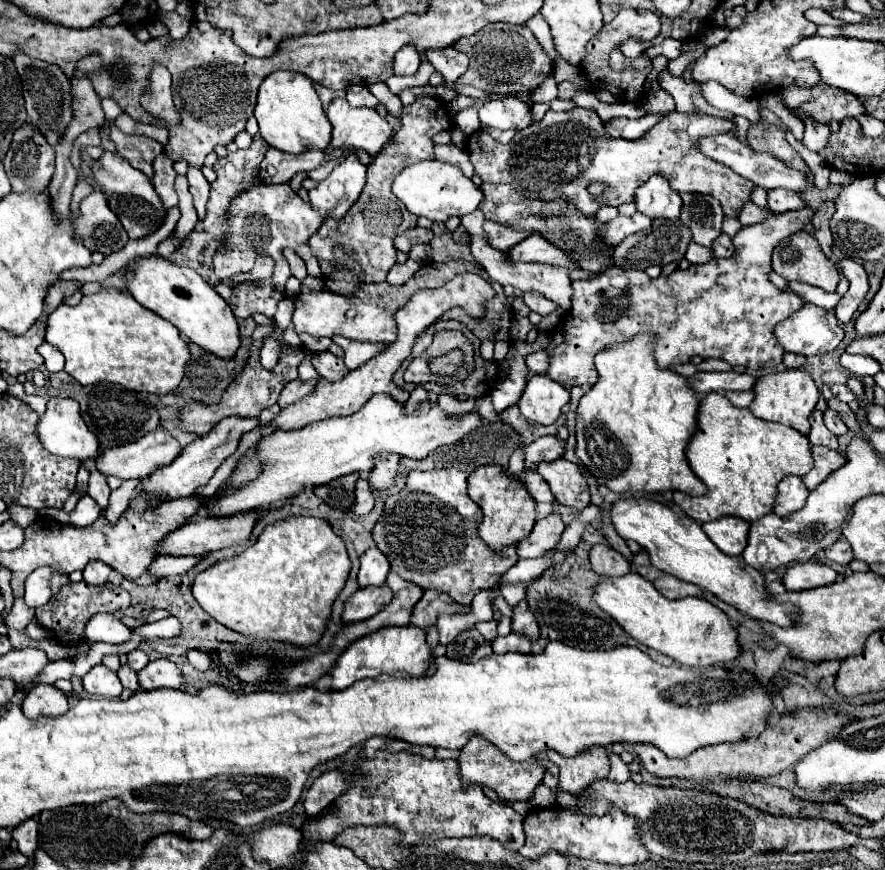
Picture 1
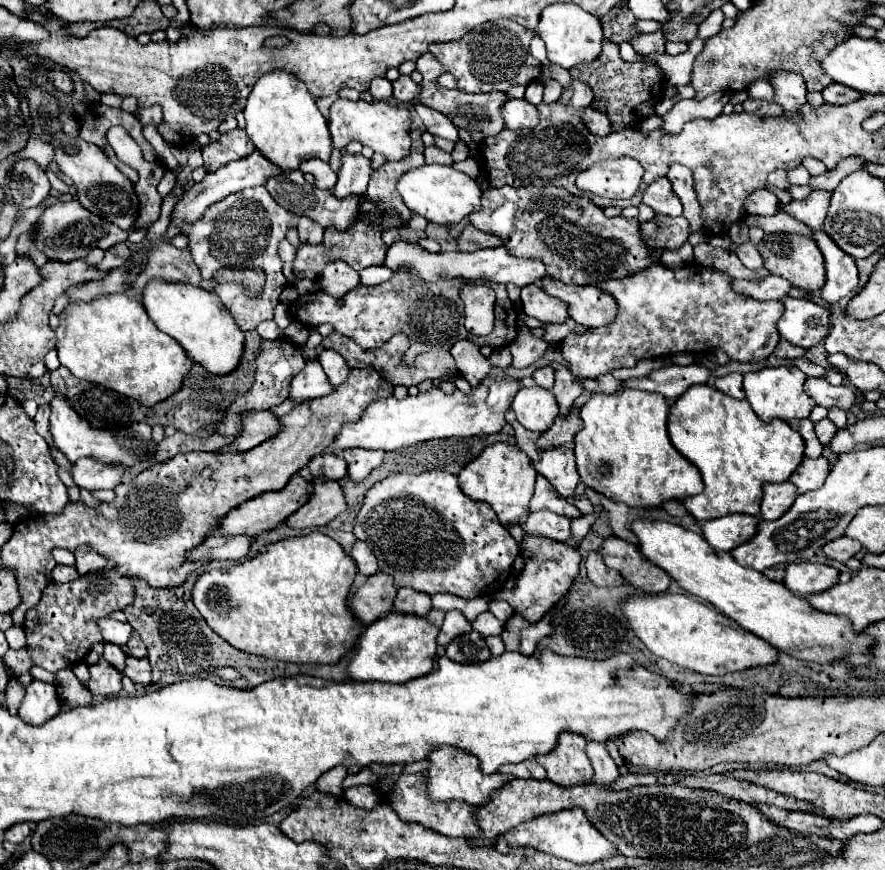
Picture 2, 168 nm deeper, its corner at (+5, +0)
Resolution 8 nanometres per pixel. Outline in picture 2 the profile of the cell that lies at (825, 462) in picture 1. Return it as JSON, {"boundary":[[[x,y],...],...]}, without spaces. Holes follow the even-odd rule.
{"boundary":[[[820,456],[816,460],[804,458],[800,468],[788,480],[798,488],[798,494],[804,494],[808,490],[820,488],[824,484],[826,476],[828,476],[828,460],[824,456]]]}

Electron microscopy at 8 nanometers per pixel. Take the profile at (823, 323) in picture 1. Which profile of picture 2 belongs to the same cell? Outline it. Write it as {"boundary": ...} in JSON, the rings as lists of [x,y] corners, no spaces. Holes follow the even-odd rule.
{"boundary":[[[784,298],[784,314],[778,332],[784,340],[800,348],[812,348],[828,336],[830,314],[806,298]]]}

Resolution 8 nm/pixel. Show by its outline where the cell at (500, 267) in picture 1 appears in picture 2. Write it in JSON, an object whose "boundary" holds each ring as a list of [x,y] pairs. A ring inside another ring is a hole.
{"boundary":[[[542,278],[544,292],[568,302],[572,318],[586,328],[608,326],[618,310],[616,300],[598,286],[566,286],[558,280]]]}

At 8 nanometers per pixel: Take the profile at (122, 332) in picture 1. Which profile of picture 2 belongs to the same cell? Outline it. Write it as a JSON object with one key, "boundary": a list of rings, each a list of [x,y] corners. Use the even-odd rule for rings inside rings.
{"boundary":[[[126,292],[104,294],[84,304],[68,304],[60,314],[60,328],[56,328],[56,350],[62,366],[76,378],[102,384],[126,398],[134,398],[142,406],[154,406],[180,390],[184,376],[192,368],[192,360],[186,356],[184,348],[172,336],[160,332],[148,318],[144,306]]]}

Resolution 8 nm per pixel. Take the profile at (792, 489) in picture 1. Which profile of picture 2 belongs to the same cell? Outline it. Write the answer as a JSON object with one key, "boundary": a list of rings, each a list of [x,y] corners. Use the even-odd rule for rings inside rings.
{"boundary":[[[768,482],[764,484],[764,498],[760,516],[762,520],[780,518],[796,500],[796,486],[792,482]]]}

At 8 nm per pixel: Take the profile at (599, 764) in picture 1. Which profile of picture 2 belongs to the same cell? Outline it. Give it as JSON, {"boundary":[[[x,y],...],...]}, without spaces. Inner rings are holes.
{"boundary":[[[562,732],[554,752],[536,756],[536,762],[546,768],[548,780],[558,786],[574,786],[592,782],[592,766],[586,756],[586,740],[574,732]]]}

